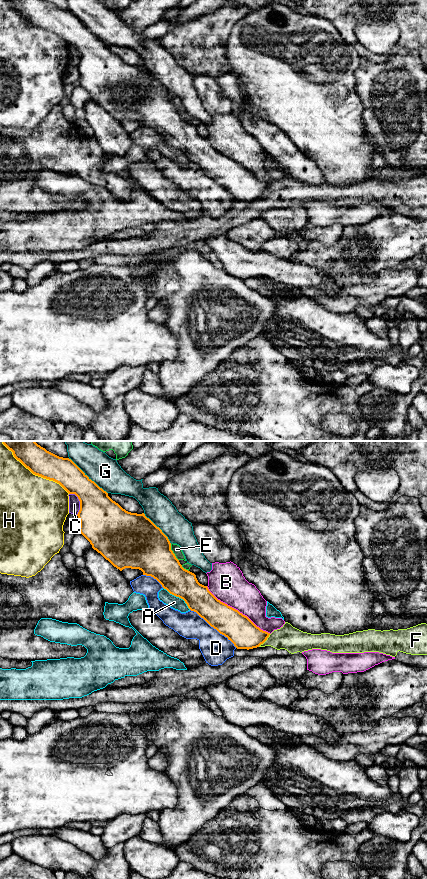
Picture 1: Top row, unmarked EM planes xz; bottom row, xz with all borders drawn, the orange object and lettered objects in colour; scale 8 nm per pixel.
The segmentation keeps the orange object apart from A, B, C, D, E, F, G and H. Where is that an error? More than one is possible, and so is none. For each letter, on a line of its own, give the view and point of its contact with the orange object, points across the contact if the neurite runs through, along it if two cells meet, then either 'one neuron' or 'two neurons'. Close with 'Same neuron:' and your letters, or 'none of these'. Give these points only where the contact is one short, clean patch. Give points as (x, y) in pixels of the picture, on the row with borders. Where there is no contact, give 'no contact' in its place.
A: contact xz (178, 596); two neurons
B: contact xz (237, 610); two neurons
C: contact xz (80, 502); border xz (69, 493), (73, 493), (79, 501), (79, 511), (76, 514); two neurons
D: contact xz (213, 627); two neurons
E: contact xz (172, 552); two neurons
F: contact xz (264, 641); border xz (270, 634), (258, 646); two neurons
G: contact xz (87, 476); two neurons
H: contact xz (34, 473); two neurons
Same neuron: none of these

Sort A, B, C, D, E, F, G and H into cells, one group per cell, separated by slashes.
A / B / C / D / E / F / G / H

